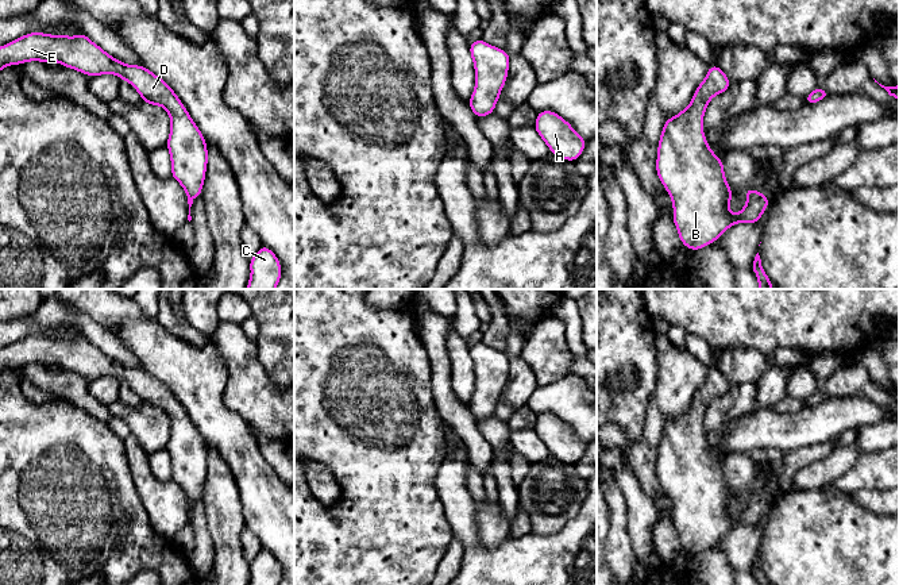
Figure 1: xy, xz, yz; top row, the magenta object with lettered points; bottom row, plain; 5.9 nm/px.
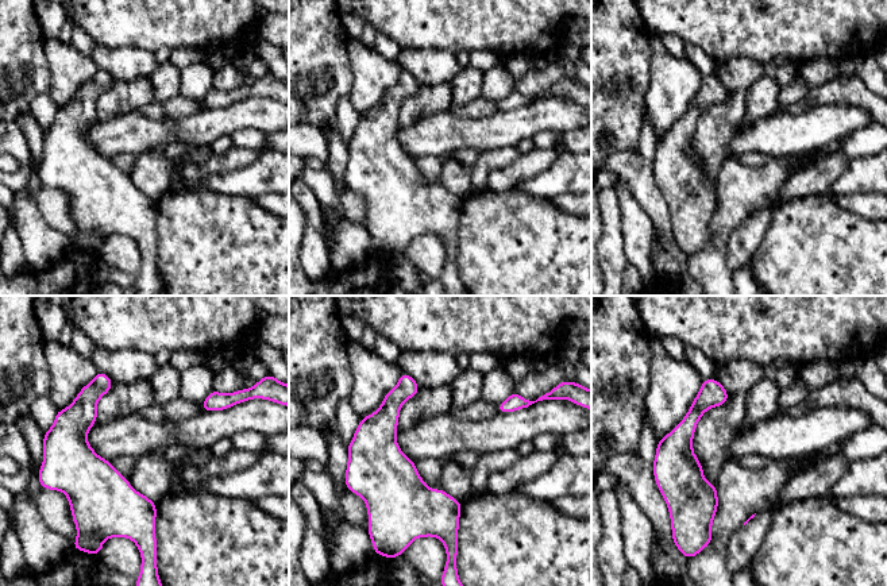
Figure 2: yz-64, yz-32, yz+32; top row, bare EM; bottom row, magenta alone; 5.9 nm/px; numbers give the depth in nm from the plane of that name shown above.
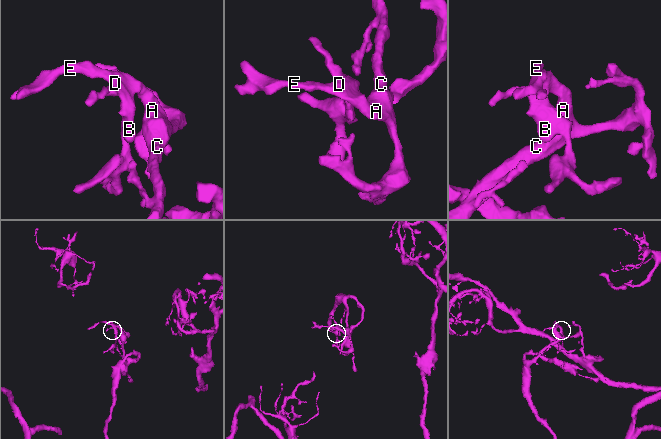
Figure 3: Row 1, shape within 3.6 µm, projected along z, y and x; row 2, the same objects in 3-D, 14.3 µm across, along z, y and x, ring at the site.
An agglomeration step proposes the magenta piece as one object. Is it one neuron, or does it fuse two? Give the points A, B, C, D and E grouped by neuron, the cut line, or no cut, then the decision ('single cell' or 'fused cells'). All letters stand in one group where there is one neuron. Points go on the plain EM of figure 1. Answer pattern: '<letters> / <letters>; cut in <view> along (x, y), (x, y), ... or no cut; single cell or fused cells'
A B C D E; no cut; single cell

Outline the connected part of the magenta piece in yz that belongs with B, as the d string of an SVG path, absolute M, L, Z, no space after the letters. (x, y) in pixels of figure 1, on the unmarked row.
M717 367L709 369L706 381L698 388L690 408L664 423L657 449L656 476L672 501L672 523L680 544L692 554L717 544L721 536L736 526L757 526L769 508L769 501L764 496L746 489L746 508L737 517L728 512L733 494L725 481L724 463L707 447L702 427L709 404L715 397L726 395L729 389L730 382L724 373Z

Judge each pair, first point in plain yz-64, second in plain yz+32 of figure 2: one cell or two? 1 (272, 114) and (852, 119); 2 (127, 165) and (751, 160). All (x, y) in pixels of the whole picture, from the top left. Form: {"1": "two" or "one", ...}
{"1": "one", "2": "two"}

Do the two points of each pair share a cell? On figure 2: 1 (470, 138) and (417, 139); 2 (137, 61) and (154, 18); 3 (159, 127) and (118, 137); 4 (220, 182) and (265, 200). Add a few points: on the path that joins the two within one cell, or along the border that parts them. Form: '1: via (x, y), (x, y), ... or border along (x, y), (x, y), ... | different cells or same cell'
1: via (457, 138), (431, 138) | same cell
2: border along (110, 46), (149, 49), (154, 54) | different cells
3: via (149, 132), (128, 132) | same cell
4: border along (274, 192), (267, 192), (254, 199) | different cells

